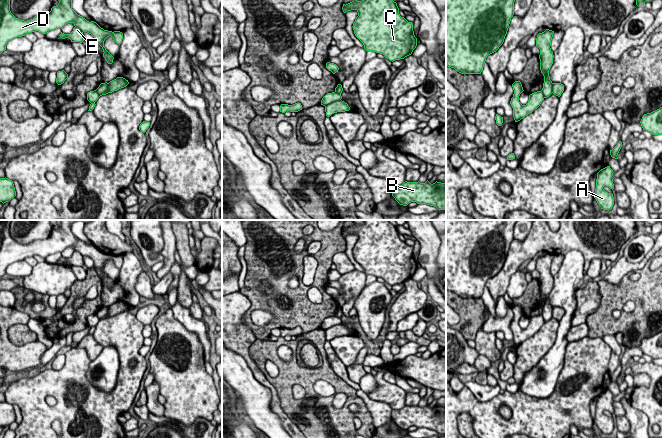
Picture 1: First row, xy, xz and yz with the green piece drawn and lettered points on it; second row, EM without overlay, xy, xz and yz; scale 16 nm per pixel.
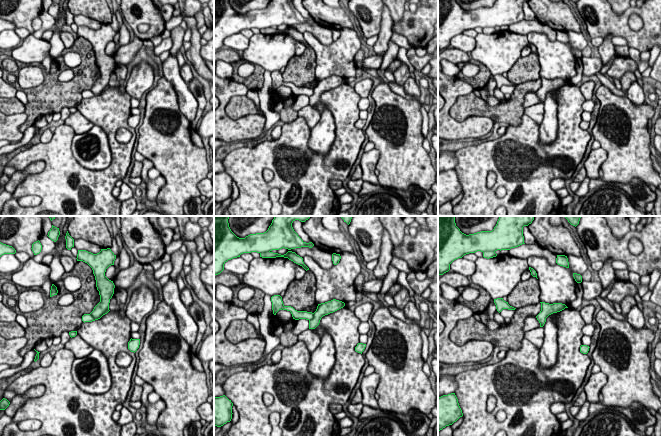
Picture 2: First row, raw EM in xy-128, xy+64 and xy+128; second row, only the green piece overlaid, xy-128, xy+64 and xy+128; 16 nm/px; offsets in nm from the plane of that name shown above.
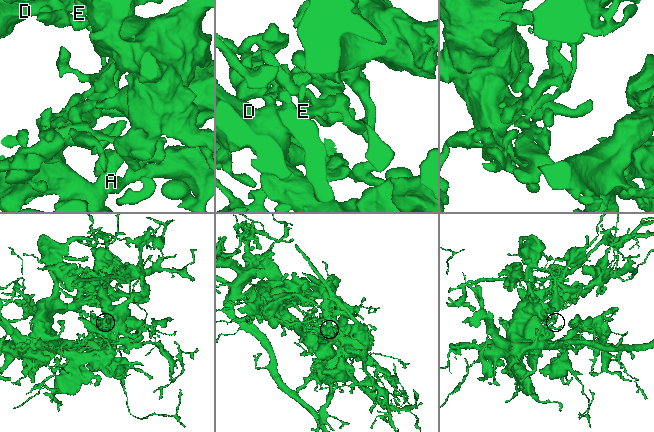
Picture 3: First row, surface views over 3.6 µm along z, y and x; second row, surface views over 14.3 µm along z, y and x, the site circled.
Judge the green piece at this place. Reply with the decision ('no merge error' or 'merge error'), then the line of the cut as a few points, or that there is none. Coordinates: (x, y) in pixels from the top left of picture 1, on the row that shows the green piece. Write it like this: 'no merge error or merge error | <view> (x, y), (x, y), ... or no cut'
merge error | xz (340, 99), (330, 102), (325, 106)

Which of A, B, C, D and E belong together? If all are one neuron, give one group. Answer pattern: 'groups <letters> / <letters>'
groups A B C D / E

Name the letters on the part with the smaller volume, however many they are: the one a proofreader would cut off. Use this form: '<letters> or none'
E

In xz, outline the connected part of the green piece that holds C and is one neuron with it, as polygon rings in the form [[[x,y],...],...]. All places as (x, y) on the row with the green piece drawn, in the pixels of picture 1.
[[[353,0],[343,4],[342,10],[358,12],[352,27],[366,51],[383,54],[393,62],[411,55],[417,46],[413,23],[400,16],[393,0]]]

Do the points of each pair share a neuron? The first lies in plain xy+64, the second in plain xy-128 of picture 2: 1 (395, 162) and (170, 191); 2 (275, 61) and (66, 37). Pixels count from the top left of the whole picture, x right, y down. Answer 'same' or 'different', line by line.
1: same
2: different

